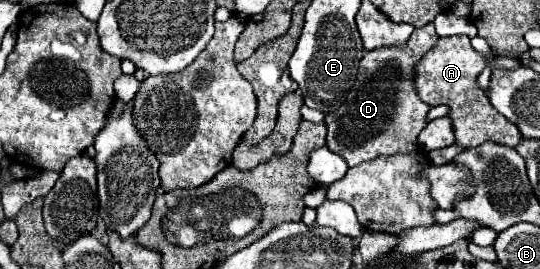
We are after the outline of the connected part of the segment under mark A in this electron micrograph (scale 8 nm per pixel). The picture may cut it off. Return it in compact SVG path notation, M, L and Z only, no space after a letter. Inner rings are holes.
M453 35L453 37L441 37L427 55L419 59L415 65L415 89L423 103L435 105L447 105L449 107L449 119L453 123L455 143L461 147L477 147L485 141L493 141L507 147L517 147L521 141L521 133L517 127L507 121L501 113L497 113L485 91L477 85L477 75L485 69L485 59L481 53L477 53L467 35Z

